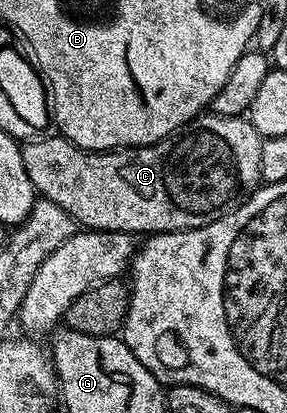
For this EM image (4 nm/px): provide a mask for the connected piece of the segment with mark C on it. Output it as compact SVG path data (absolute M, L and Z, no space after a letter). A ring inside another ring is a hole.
M201 114L188 124L184 124L177 132L170 133L164 140L153 144L147 144L141 148L117 148L110 152L91 152L85 148L79 148L74 142L70 142L62 135L44 136L33 138L21 147L22 162L26 166L26 174L30 174L30 182L36 187L37 193L43 199L54 202L70 214L77 225L88 230L98 232L130 232L133 234L155 234L157 232L184 232L187 228L201 228L226 214L230 214L237 206L243 204L245 199L261 187L260 163L262 162L262 137L258 130L244 116L218 116L215 114Z

